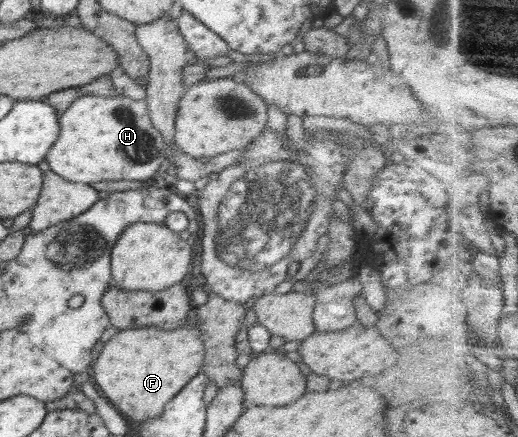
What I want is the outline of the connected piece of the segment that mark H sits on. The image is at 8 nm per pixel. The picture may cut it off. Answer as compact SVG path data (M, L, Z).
M83 96L60 114L57 141L44 157L51 171L82 184L100 181L146 181L168 157L167 145L154 128L145 100L126 96Z

